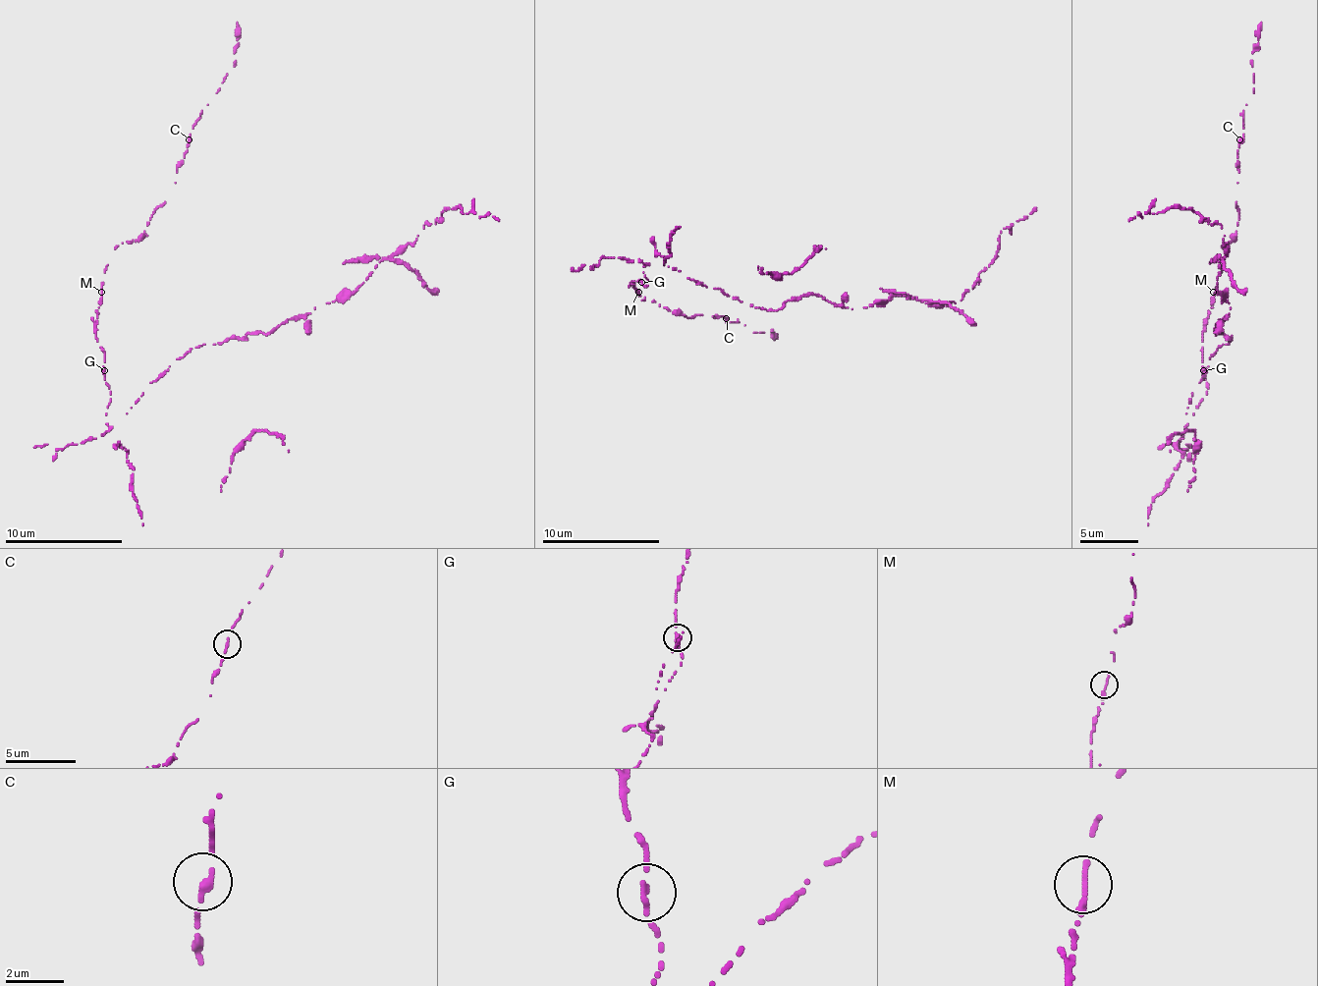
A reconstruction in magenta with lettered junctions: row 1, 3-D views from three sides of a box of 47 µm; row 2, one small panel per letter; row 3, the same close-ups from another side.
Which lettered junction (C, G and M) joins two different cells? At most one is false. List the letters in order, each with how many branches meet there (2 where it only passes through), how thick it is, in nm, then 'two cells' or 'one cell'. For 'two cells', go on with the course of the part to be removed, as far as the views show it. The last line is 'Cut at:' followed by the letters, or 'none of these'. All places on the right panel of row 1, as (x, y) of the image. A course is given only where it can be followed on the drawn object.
C: branches 2; calibre 190 nm; one cell
G: branches 2; calibre 180 nm; two cells; course (1204, 371), (1186, 427), (1231, 339), (1216, 333), (1231, 306), (1219, 224), (1178, 206), (1127, 221)
M: branches 1; calibre 280 nm; one cell
Cut at: G

